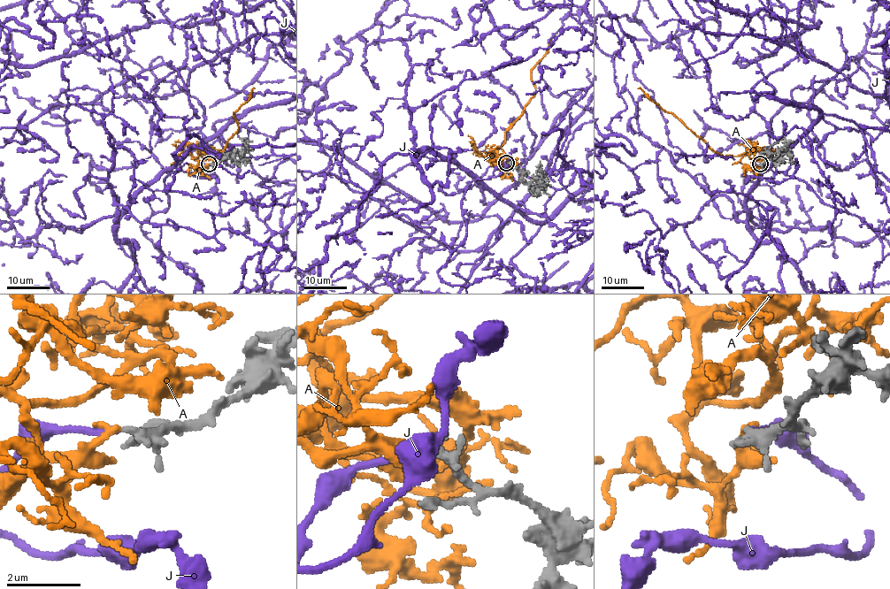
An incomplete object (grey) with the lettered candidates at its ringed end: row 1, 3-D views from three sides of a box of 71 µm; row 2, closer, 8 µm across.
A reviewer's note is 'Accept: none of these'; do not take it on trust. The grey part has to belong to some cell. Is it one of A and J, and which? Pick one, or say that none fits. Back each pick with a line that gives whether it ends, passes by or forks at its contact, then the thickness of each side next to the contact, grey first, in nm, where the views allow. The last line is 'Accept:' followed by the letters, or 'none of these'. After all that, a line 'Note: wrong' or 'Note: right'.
A: it passes by; calibres 150 and 140 nm
Accept: A
Note: wrong

